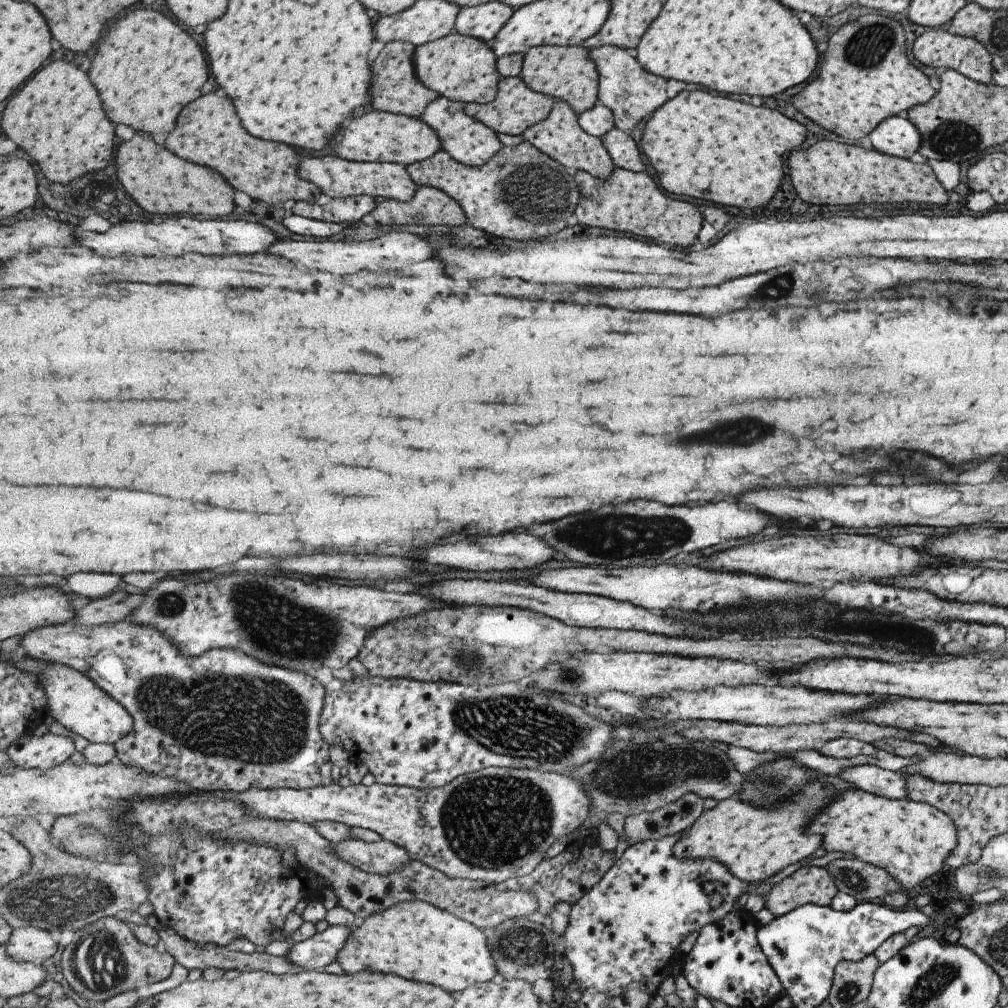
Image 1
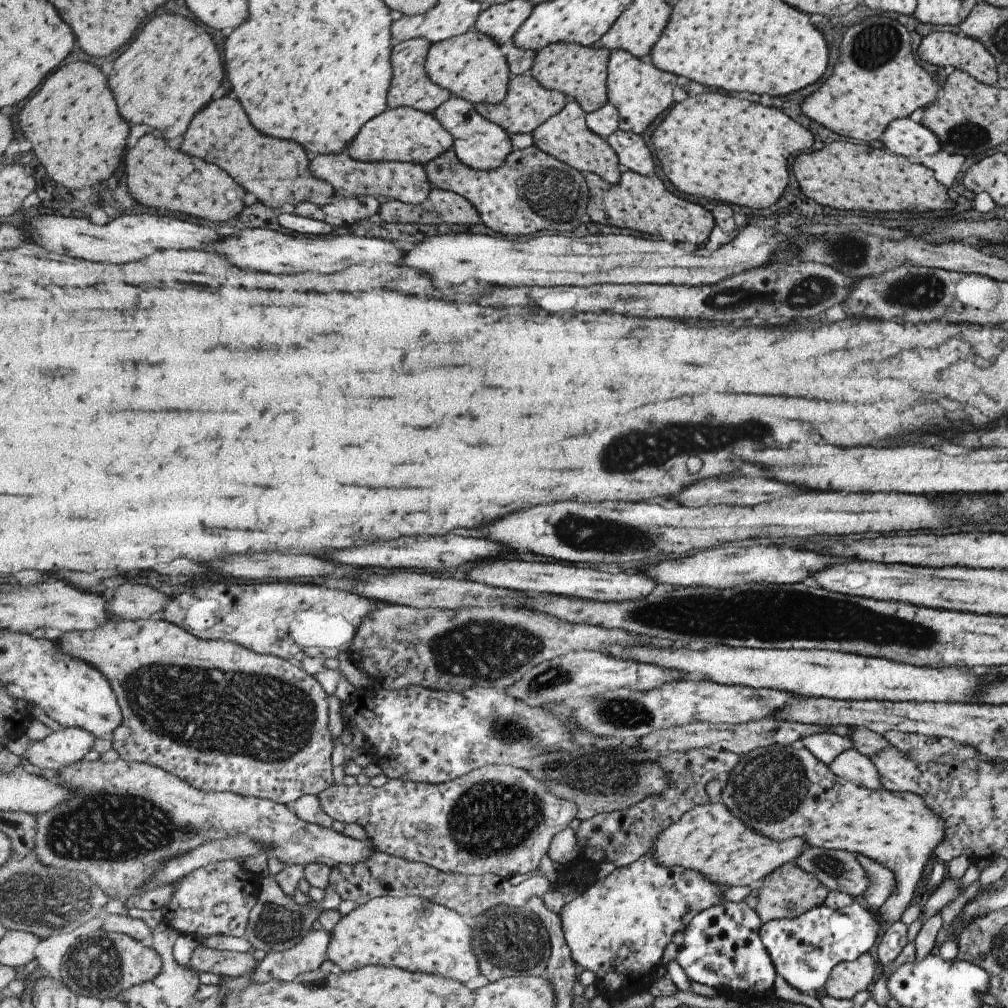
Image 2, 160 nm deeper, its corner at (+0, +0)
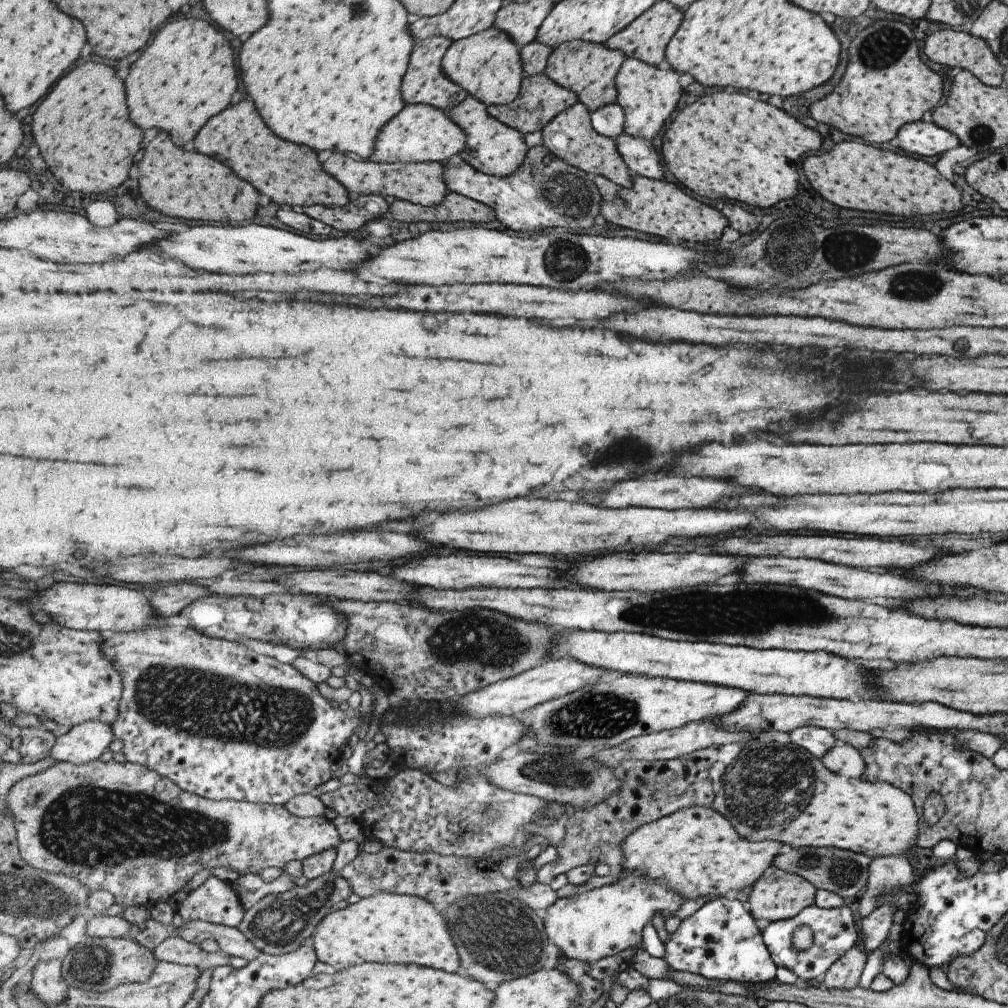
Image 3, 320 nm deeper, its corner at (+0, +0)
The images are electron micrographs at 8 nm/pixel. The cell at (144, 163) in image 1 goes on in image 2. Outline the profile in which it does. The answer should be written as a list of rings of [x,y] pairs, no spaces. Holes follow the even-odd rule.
[[[147,134],[141,142],[129,150],[127,156],[127,178],[133,196],[149,208],[161,208],[167,212],[181,212],[187,216],[205,218],[211,222],[225,222],[245,210],[245,188],[235,182],[221,166],[203,158],[189,156],[169,146],[165,138]],[[175,190],[175,192],[173,192]],[[229,190],[229,206],[227,206]]]

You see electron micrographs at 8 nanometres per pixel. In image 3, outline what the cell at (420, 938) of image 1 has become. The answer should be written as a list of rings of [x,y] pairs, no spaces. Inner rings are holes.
[[[382,892],[329,913],[316,926],[311,944],[317,951],[318,960],[330,964],[335,970],[365,962],[415,962],[457,972],[461,962],[450,926],[445,914],[427,899]]]

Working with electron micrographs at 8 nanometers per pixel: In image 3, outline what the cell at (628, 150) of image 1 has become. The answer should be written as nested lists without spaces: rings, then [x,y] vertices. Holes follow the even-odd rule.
[[[623,132],[613,140],[632,175],[663,180],[663,170],[659,168],[659,156],[649,140],[630,137]]]

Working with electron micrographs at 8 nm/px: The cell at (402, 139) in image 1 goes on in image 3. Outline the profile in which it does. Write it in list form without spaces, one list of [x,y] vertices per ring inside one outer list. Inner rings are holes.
[[[421,103],[408,104],[379,136],[375,154],[370,158],[378,163],[447,163],[468,146],[468,134],[448,112]]]

